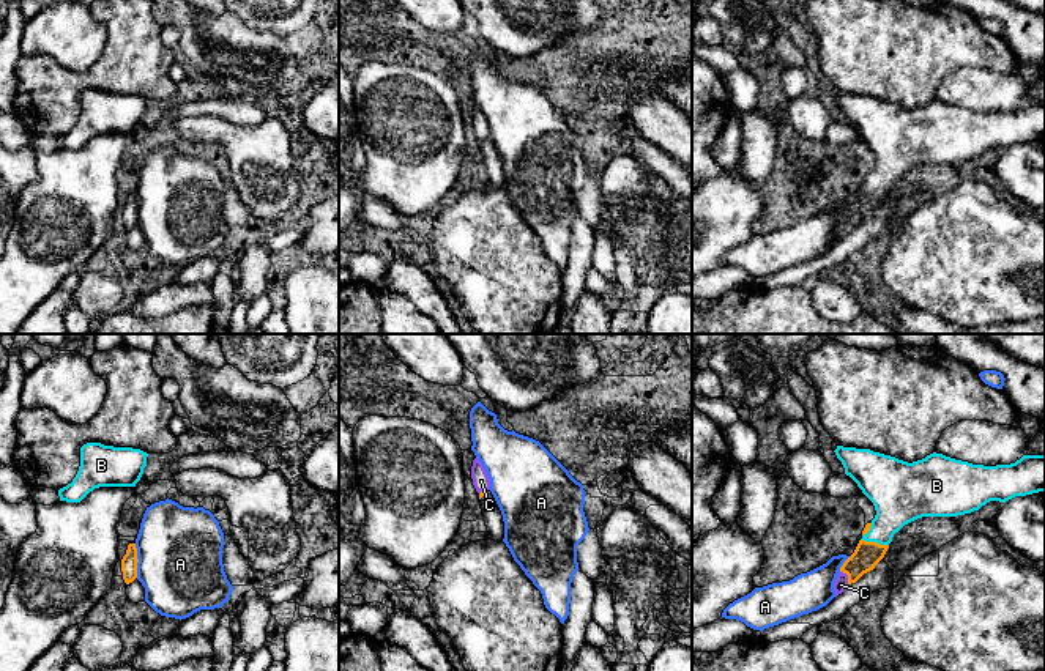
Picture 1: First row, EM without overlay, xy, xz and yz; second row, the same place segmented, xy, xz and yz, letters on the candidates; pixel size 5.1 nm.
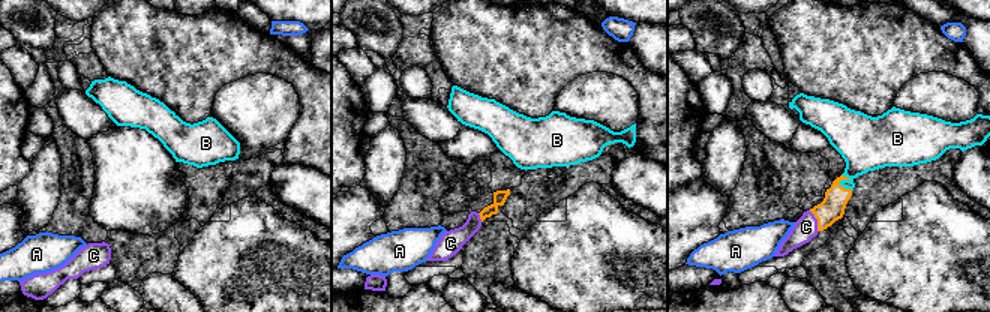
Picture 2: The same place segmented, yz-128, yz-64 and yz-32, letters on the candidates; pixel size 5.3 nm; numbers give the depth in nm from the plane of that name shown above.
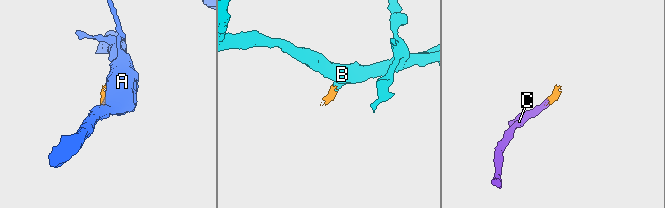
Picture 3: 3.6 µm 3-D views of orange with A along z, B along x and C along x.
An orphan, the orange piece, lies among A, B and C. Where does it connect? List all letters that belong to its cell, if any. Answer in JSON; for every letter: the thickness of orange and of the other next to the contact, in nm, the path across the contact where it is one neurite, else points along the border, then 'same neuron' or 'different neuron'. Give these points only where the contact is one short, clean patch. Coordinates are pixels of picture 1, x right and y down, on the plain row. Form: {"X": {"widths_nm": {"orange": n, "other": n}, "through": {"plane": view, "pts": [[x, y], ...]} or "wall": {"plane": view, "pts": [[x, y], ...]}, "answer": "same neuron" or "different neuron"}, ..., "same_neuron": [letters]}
{"A": {"widths_nm": {"orange": 80, "other": 440}, "wall": {"plane": "xy", "pts": [[134, 191], [137, 224]]}, "answer": "different neuron"}, "B": {"widths_nm": {"orange": 140, "other": 260}, "through": {"plane": "yz", "pts": [[867, 202], [875, 189], [899, 147]]}, "answer": "same neuron"}, "C": {"widths_nm": {"orange": 140, "other": 70}, "through": {"plane": "yz", "pts": [[867, 202], [848, 224], [840, 232]]}, "answer": "same neuron"}, "same_neuron": ["B", "C"]}

